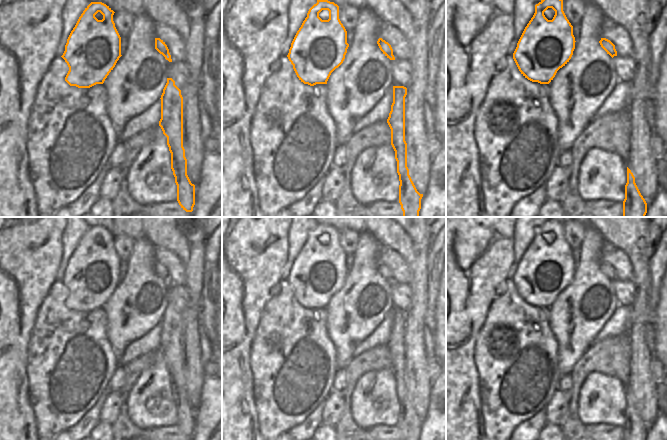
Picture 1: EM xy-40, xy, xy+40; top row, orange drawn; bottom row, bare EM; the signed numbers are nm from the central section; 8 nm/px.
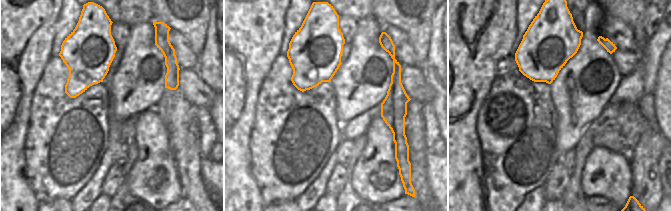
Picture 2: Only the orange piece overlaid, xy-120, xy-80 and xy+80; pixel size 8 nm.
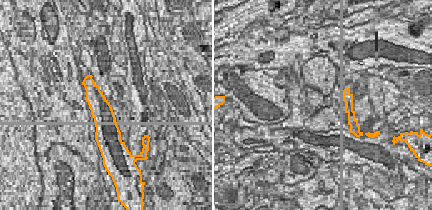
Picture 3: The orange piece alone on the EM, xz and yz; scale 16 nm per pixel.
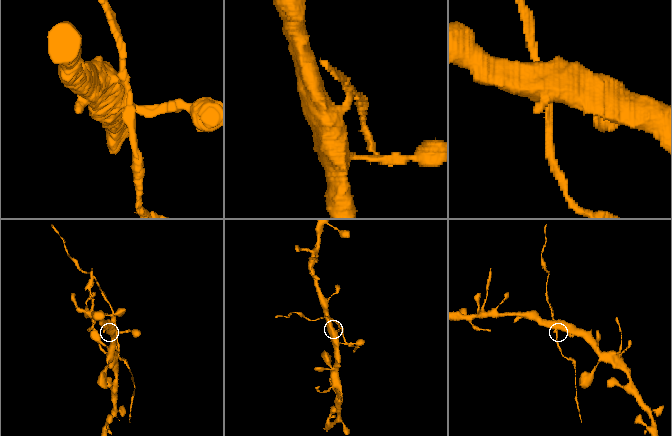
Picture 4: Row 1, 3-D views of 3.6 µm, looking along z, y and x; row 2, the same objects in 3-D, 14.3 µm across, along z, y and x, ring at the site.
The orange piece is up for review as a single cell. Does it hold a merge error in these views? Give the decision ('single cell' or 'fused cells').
fused cells

